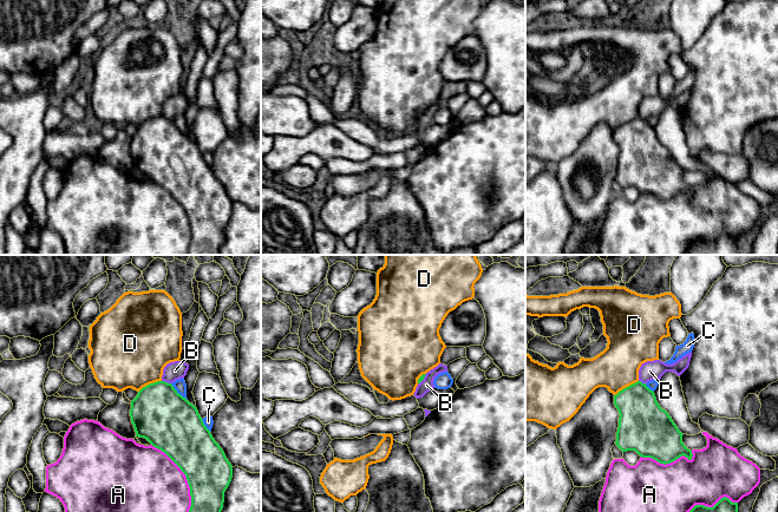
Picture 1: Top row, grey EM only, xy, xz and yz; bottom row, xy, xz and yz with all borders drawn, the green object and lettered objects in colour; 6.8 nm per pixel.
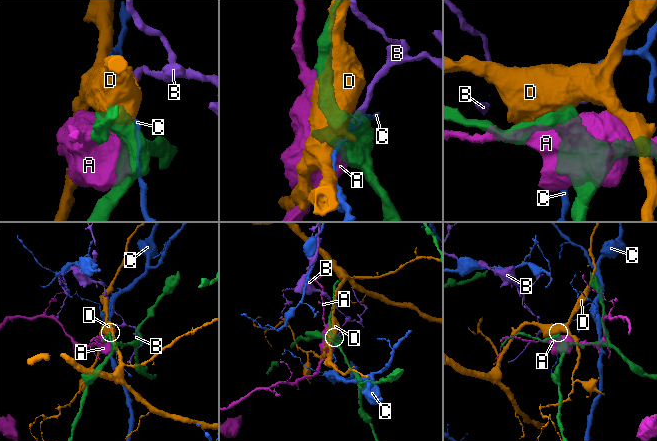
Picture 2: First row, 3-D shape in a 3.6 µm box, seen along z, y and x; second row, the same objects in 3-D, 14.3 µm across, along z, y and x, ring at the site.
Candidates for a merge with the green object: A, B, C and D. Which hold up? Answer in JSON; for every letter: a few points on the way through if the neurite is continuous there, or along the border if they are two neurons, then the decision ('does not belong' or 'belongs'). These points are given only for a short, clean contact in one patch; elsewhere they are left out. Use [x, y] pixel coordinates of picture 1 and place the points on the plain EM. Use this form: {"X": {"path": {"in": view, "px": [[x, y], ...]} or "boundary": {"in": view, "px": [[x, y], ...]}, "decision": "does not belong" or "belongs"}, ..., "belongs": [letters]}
{"A": {"decision": "does not belong"}, "B": {"boundary": {"in": "xy", "px": [[162, 116], [170, 119]]}, "decision": "does not belong"}, "C": {"decision": "does not belong"}, "D": {"decision": "does not belong"}, "belongs": []}

